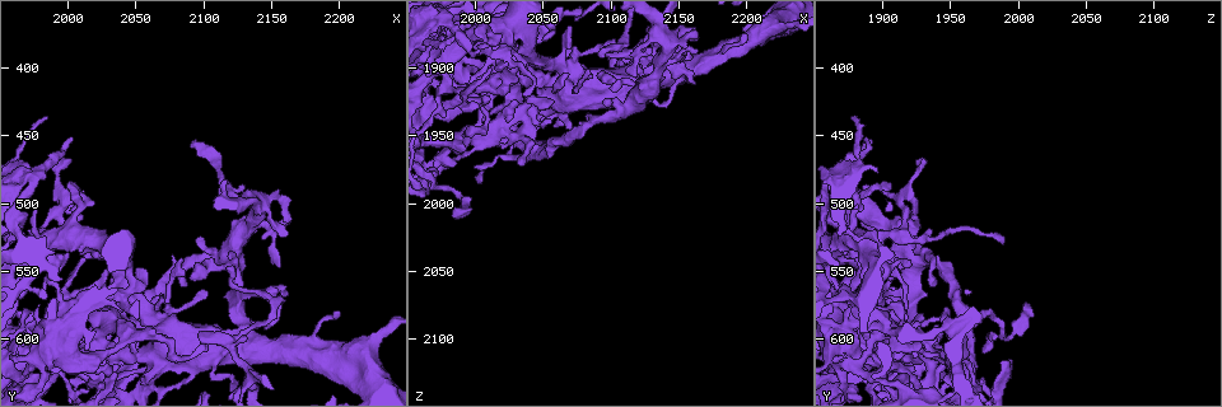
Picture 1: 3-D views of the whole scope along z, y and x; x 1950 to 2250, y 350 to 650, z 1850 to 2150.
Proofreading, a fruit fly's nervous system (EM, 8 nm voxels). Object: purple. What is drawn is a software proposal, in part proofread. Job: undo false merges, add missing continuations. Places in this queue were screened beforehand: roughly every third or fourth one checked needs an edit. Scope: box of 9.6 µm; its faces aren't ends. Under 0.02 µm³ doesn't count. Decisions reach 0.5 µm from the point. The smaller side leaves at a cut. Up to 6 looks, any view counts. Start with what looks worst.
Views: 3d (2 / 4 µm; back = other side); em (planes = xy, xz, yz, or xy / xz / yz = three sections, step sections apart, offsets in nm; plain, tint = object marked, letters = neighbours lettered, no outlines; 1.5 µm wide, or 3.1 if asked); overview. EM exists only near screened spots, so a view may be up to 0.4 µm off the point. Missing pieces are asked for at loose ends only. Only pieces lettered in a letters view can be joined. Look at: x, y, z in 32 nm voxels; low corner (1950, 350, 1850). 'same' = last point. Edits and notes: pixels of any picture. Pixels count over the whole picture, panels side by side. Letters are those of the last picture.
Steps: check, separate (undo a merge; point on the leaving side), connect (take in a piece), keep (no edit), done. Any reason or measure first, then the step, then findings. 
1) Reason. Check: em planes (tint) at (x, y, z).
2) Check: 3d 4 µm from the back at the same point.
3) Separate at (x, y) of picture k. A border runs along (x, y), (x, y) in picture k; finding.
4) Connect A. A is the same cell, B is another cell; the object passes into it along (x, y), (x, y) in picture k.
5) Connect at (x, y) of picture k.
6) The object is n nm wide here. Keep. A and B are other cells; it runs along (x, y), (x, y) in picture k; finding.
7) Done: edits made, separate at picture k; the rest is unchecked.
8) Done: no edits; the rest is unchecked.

Arms run side by side. Check: 3d 2 µm at (2038, 612, 1932).

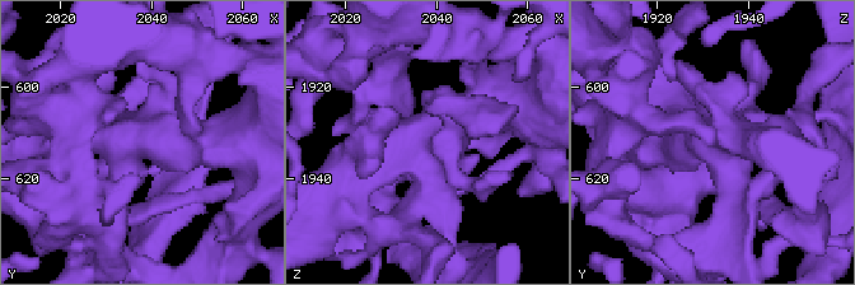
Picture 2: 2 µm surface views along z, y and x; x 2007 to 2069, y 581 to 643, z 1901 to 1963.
Now the EM. Check: em yz step 4 (tint) at (2038, 612, 1933).

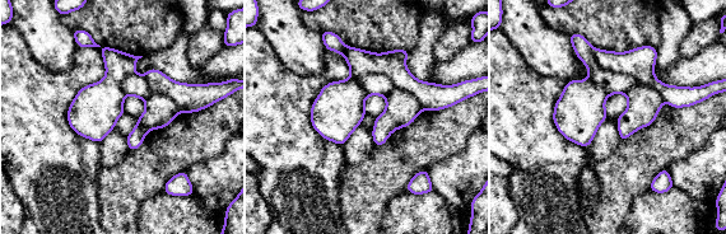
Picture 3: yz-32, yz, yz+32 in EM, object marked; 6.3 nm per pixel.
Check: em yz step 4 (letters) at the same point.

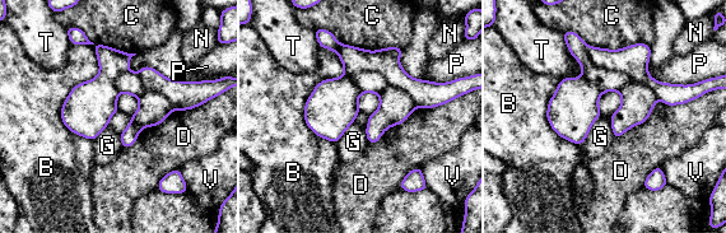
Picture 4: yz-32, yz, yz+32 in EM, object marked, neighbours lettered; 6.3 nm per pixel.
Keep. B, C, D, G, N, P, T and V are other cells; it runs along (433, 102), (352, 84), (307, 117) in picture 4; one neuron here.

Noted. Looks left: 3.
An open end. Check: em planes (letters) at (2200, 580, 1876).

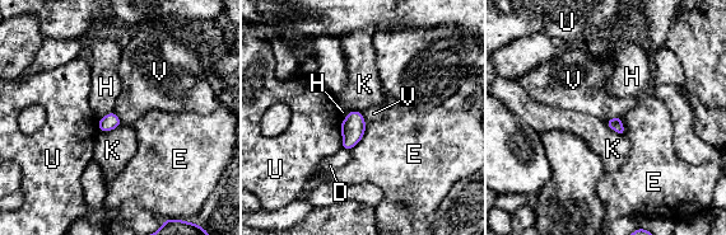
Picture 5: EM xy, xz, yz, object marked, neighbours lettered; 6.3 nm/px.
The longest contact is with E, 190 nm. Keep. D, E, H, K, U and V are other cells; no lettered piece goes on from it.

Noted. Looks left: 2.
An open end. Check: em xy step 4 (letters) at (2070, 572, 1868).

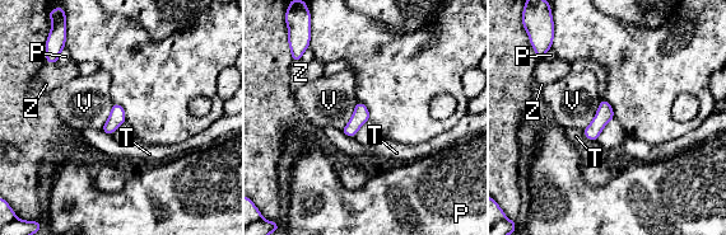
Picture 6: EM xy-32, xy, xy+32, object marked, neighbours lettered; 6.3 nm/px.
The longest contact is with V, 240 nm. Keep. P, T, V and Z are other cells; none of them fits.

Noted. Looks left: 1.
Done: no edits; the rest is unchecked.

